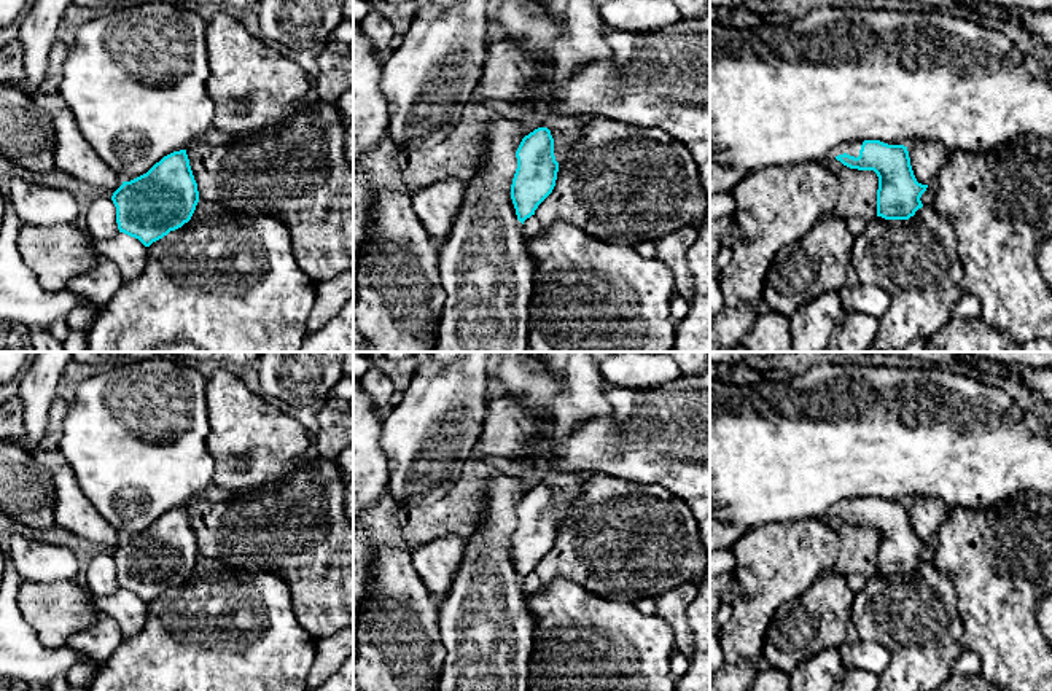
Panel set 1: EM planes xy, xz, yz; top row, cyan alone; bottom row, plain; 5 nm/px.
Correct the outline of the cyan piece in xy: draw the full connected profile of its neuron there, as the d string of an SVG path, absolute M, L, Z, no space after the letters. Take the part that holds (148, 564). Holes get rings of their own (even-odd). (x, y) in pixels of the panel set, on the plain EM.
M186 506L173 508L113 549L119 589L145 603L188 580L199 559Z

